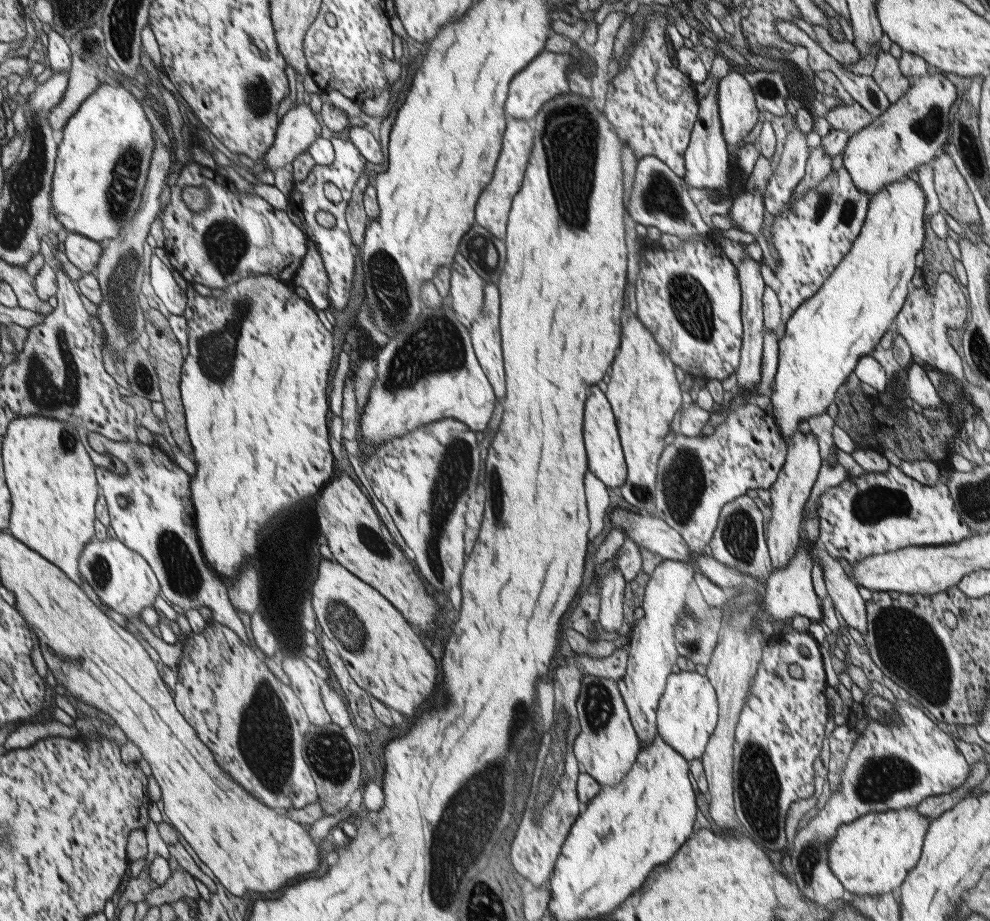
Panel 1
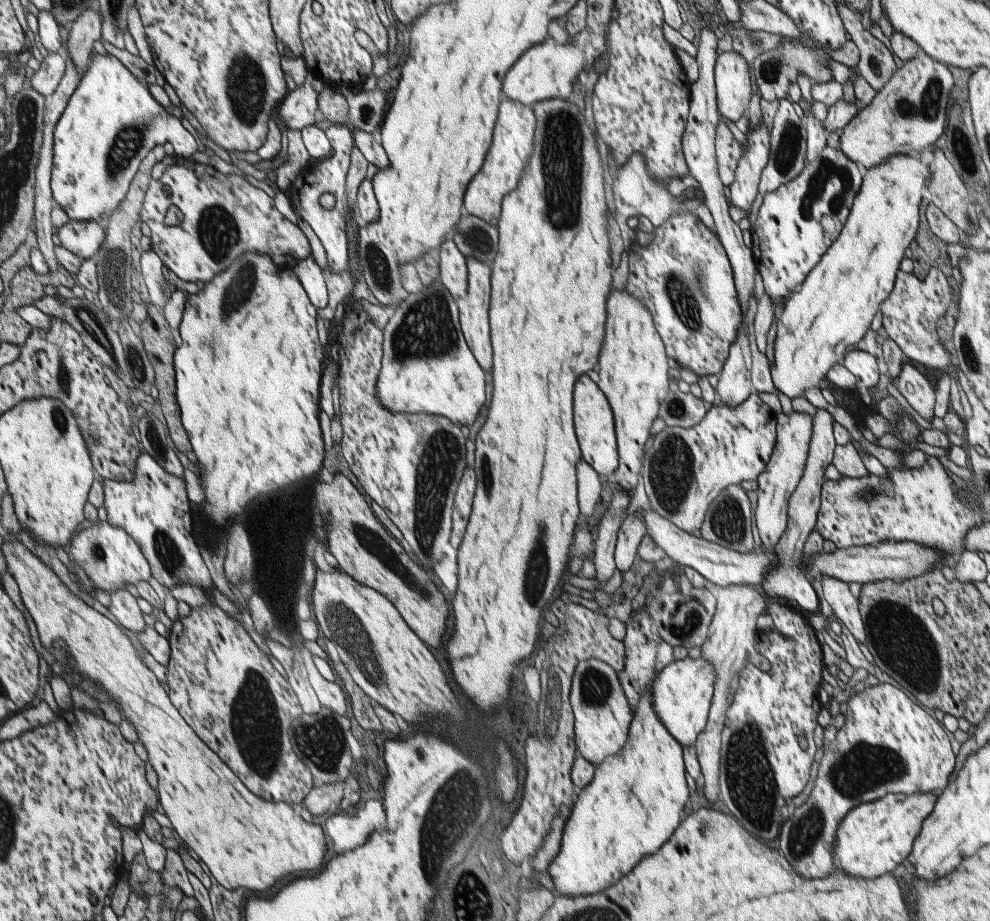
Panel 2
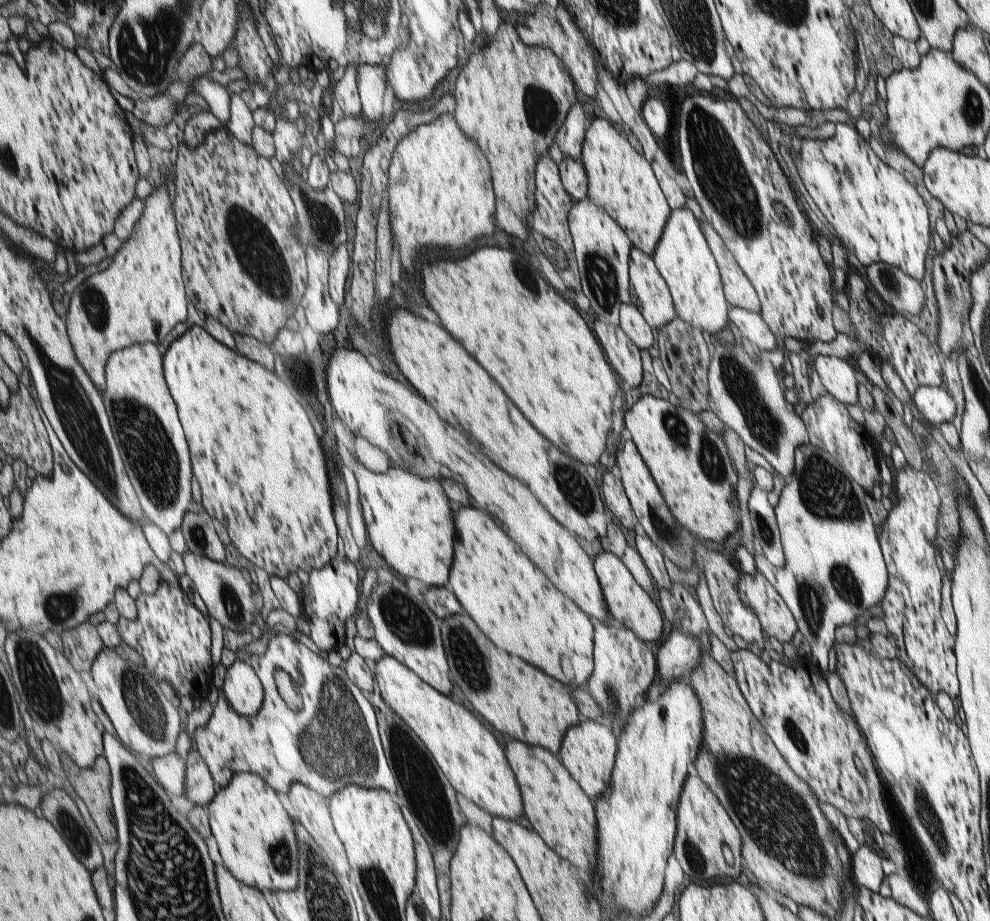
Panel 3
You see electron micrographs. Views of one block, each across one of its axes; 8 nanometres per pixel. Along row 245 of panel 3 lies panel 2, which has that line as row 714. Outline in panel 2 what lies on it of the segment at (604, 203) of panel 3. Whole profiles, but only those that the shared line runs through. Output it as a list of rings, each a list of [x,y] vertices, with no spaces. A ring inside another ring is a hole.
[[[646,689],[642,693],[640,701],[638,701],[637,708],[635,708],[632,723],[630,723],[630,729],[628,729],[626,743],[622,745],[622,748],[618,750],[616,755],[610,755],[609,758],[606,758],[605,762],[598,763],[595,766],[594,779],[588,785],[584,786],[584,788],[581,788],[577,794],[577,802],[575,802],[575,806],[571,809],[564,827],[560,850],[547,868],[554,881],[555,894],[568,896],[592,895],[596,891],[606,890],[606,887],[616,886],[616,883],[621,882],[624,875],[630,874],[646,855],[657,854],[658,850],[661,850],[662,846],[664,846],[664,842],[668,842],[670,834],[676,832],[676,828],[681,826],[682,818],[680,818],[680,814],[684,810],[684,802],[688,800],[688,786],[686,786],[686,778],[684,778],[686,772],[684,772],[684,762],[682,762],[682,747],[681,741],[665,727],[665,723],[657,715],[656,706],[653,705],[653,696]]]

